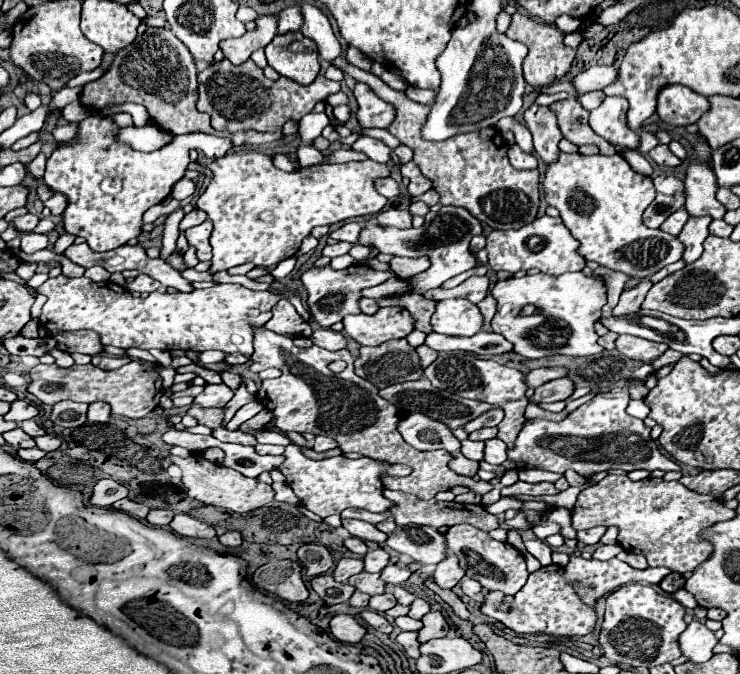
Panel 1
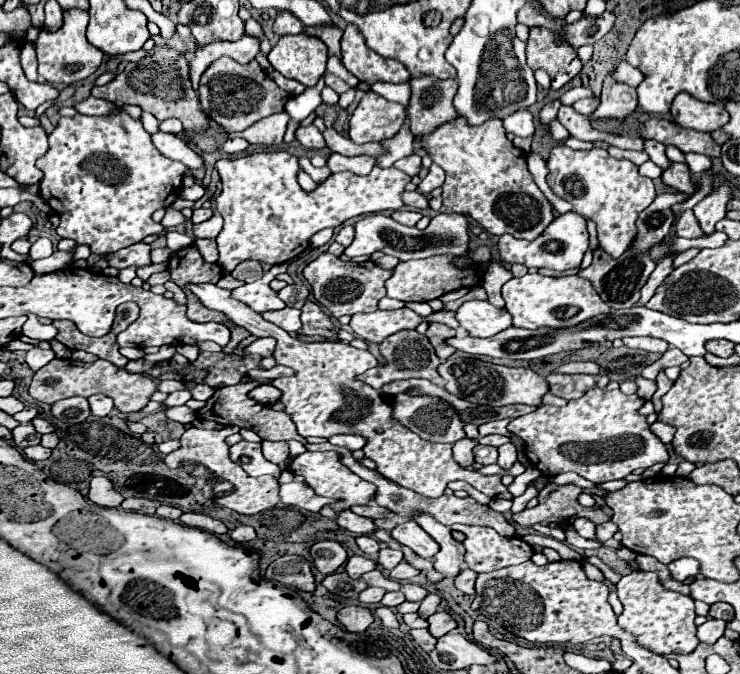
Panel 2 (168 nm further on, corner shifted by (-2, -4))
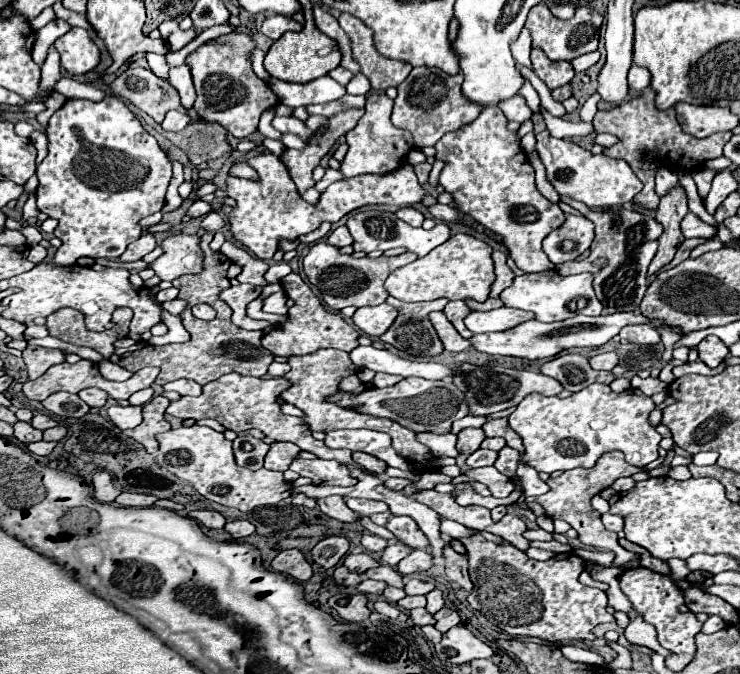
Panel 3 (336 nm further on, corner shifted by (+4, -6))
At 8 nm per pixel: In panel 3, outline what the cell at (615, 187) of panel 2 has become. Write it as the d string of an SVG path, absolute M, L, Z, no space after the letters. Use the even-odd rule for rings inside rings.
M543 130L537 134L537 152L547 168L547 178L555 186L559 194L567 194L573 200L585 202L589 208L605 208L609 206L613 212L621 210L621 204L631 202L633 196L641 190L641 180L635 176L631 166L625 160L615 160L609 156L593 156L589 150L583 150L581 146L553 138L549 130Z

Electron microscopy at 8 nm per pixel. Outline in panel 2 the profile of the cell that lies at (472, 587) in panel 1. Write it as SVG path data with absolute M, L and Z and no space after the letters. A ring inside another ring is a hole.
M463 570L457 578L455 578L455 586L467 594L467 596L473 596L475 594L475 580L477 580L477 574L473 574L473 570Z

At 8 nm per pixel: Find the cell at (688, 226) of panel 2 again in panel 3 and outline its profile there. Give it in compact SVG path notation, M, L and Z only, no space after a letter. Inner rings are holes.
M689 212L689 214L683 218L681 228L683 228L683 236L685 236L685 238L705 238L705 240L709 240L709 238L715 238L715 236L717 236L717 228L711 226L711 224L705 224L705 222L703 222L697 214L693 214L693 212Z

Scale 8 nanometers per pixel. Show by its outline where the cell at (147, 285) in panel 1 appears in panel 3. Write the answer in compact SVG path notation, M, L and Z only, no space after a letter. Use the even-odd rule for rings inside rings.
M171 234L161 242L163 254L151 264L161 280L175 280L185 274L203 272L203 250L197 234Z

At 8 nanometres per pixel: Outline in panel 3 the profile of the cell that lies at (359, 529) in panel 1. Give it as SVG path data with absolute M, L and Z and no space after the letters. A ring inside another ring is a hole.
M327 496L327 498L321 498L321 500L317 500L317 508L319 508L323 514L327 514L327 516L339 520L339 522L355 522L355 520L359 518L359 516L345 504L343 496Z

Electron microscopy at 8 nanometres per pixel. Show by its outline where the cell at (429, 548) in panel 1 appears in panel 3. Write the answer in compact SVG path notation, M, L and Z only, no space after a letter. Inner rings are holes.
M393 516L387 522L387 528L395 534L395 538L411 548L427 548L429 540L427 536L421 532L421 528L417 526L417 522L409 516Z

